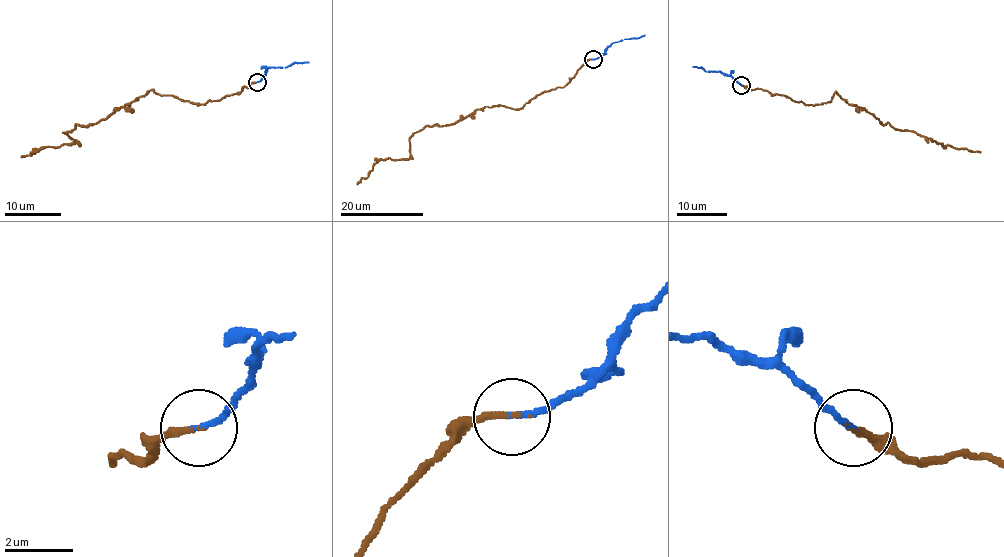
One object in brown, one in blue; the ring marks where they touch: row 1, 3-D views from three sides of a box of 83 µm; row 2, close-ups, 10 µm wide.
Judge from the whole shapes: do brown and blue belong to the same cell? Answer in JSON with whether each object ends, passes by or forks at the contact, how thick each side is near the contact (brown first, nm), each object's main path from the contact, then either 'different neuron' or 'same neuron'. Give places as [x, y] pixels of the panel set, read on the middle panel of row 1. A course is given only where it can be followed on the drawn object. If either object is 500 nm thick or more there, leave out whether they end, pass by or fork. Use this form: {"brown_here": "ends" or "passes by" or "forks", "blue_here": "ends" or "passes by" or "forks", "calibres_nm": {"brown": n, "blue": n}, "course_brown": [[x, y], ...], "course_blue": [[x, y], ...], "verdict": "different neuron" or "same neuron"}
{"brown_here": "ends", "blue_here": "ends", "calibres_nm": {"brown": 180, "blue": 160}, "course_brown": [[593, 59], [521, 108], [484, 106], [447, 126], [426, 126], [409, 140], [408, 159], [380, 160], [356, 183]], "course_blue": [[593, 59], [611, 44], [645, 34]], "verdict": "same neuron"}

